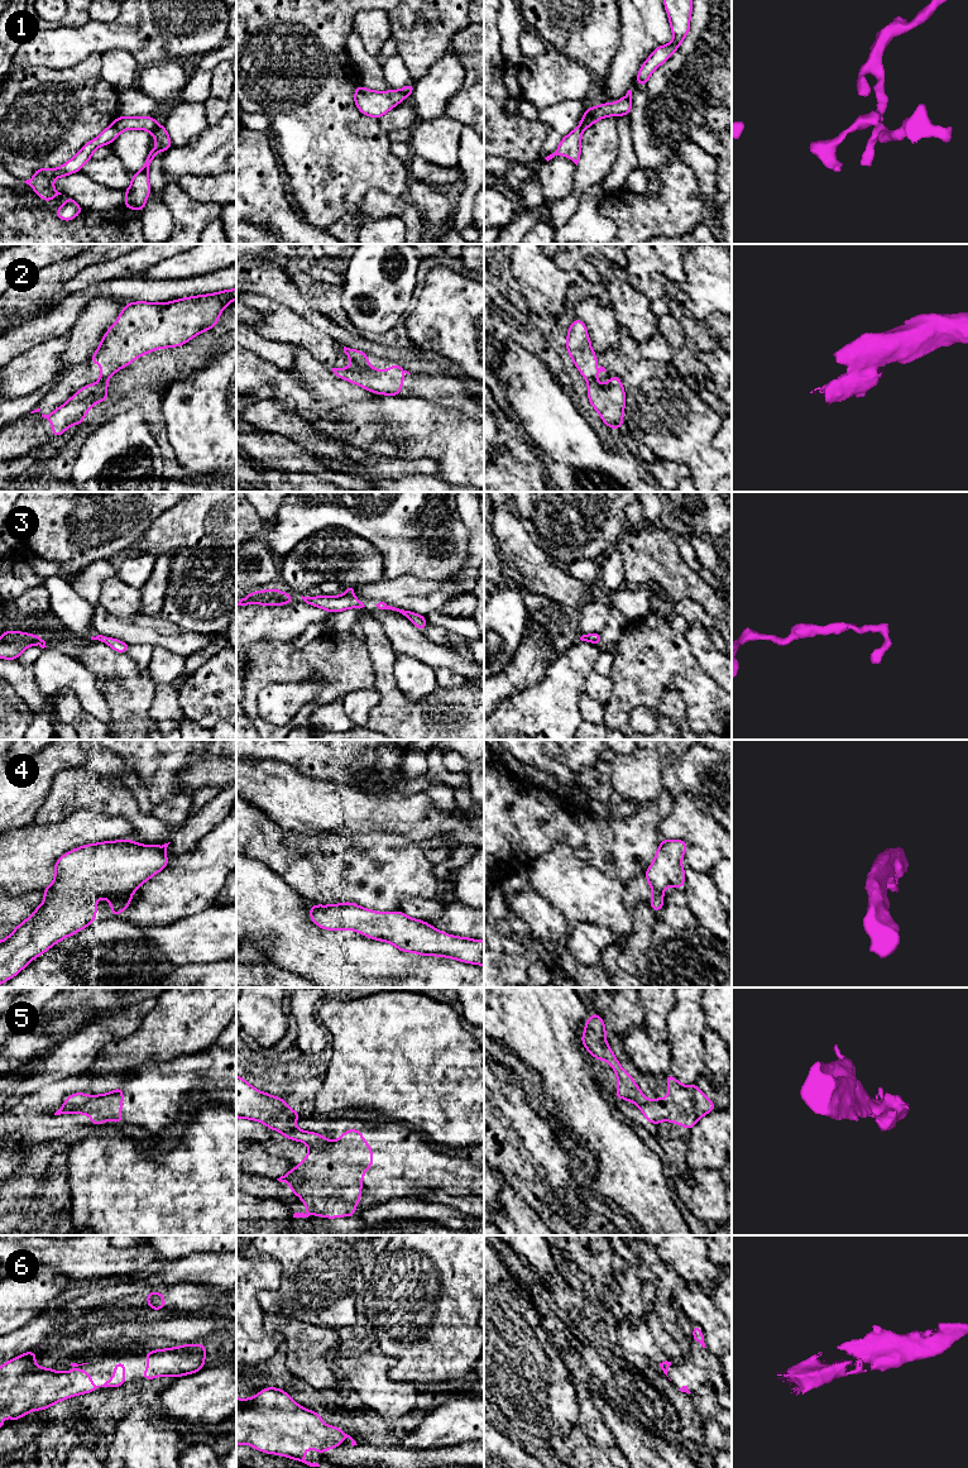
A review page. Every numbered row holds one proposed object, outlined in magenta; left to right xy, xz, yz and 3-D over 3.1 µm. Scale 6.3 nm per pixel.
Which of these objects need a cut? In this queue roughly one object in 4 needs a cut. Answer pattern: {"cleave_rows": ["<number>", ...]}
{"cleave_rows": ["1", "2", "5"]}

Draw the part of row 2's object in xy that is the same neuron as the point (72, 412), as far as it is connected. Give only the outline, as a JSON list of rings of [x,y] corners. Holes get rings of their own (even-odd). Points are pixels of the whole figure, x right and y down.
[[[109,378],[85,386],[52,413],[42,413],[42,417],[51,421],[53,437],[63,435],[71,425],[81,425],[83,417],[95,403],[109,400],[107,381]]]

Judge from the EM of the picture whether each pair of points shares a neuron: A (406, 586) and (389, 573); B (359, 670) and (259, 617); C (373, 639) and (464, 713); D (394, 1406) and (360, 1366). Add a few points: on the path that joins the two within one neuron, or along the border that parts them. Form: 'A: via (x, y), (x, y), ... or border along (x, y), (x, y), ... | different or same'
A: border along (425, 579), (402, 574), (393, 579), (382, 581) | different
B: border along (262, 641), (292, 642) | different
C: via (383, 670), (387, 688), (412, 713), (432, 713) | same
D: via (384, 1396), (370, 1382), (369, 1376) | same

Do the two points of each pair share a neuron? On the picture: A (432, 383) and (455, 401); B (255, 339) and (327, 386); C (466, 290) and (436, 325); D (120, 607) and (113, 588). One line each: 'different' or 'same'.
A: same
B: different
C: same
D: same

